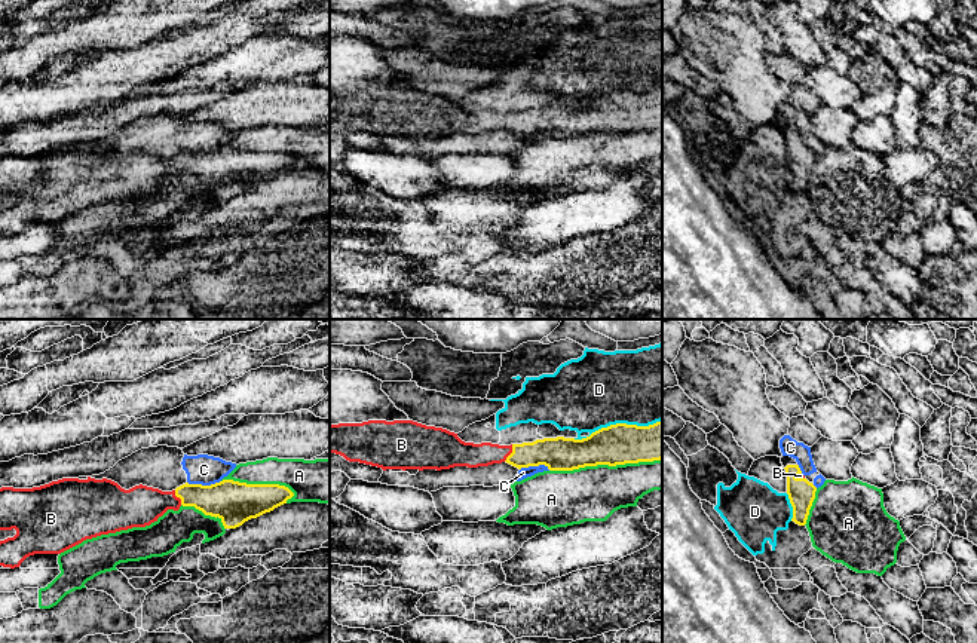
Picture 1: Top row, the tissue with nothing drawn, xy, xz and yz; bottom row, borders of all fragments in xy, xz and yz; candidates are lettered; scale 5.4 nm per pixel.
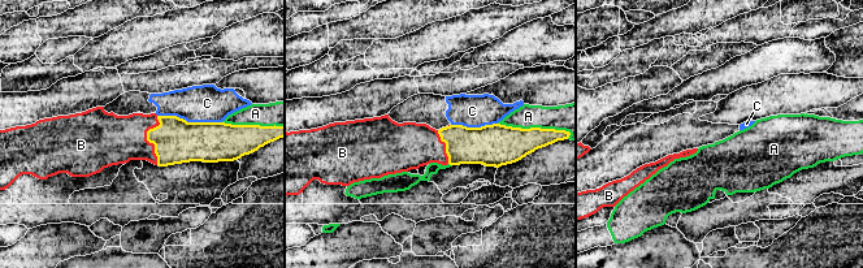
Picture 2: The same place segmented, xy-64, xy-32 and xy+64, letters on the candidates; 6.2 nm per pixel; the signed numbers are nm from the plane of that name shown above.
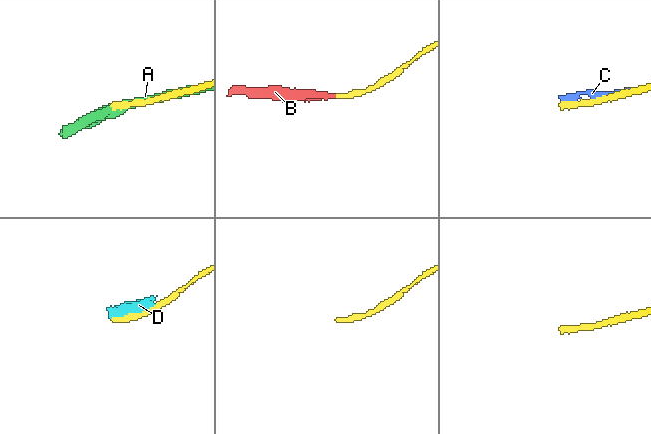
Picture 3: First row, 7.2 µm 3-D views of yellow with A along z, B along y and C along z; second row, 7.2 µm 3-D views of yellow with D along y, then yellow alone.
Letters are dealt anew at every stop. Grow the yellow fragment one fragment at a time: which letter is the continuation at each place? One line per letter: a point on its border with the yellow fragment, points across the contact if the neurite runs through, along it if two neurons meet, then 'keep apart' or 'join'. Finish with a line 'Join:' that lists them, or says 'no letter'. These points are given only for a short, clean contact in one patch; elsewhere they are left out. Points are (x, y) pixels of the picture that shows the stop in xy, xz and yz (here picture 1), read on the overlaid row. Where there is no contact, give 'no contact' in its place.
A: meets yellow in xz at (605, 464); keep apart
B: meets yellow in xz at (511, 453); runs through xz (557, 453), (511, 453), (469, 455); join
C: meets yellow in xy at (204, 486); keep apart
D: meets yellow in xz at (616, 423); keep apart
Join: B

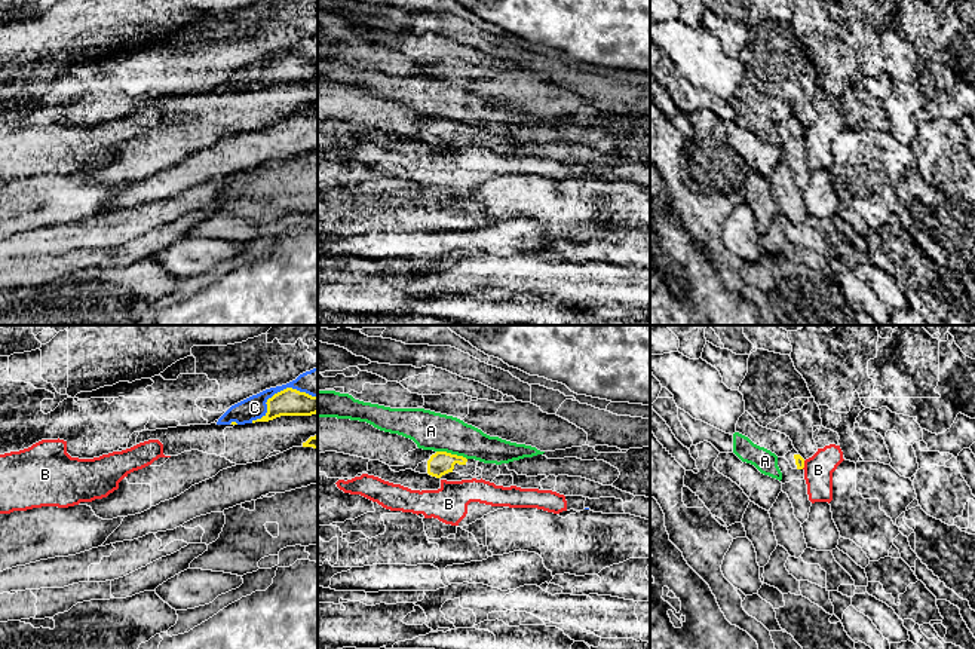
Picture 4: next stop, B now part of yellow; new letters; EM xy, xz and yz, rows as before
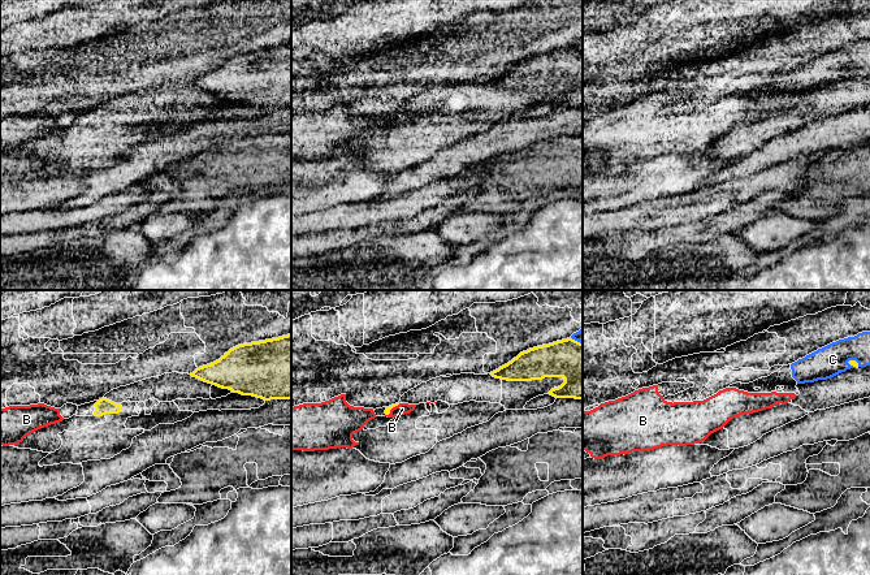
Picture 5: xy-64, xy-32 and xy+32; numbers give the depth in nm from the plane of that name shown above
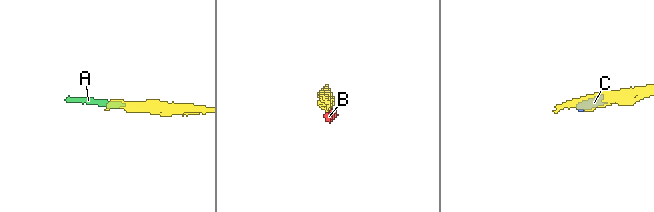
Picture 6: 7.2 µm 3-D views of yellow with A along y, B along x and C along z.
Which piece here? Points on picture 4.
A: meets yellow in xz at (450, 453); keep apart
B: meets yellow in yz at (803, 465); keep apart
C: meets yellow in xy at (278, 392); keep apart
Join: no letter

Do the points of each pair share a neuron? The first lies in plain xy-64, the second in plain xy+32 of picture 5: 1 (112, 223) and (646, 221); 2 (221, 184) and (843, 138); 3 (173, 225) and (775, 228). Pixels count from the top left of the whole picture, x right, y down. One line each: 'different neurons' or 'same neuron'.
1: different neurons
2: different neurons
3: same neuron

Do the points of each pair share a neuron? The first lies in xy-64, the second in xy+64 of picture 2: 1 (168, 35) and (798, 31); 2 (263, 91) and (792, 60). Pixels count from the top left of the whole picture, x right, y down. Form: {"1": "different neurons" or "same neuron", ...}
{"1": "different neurons", "2": "different neurons"}

